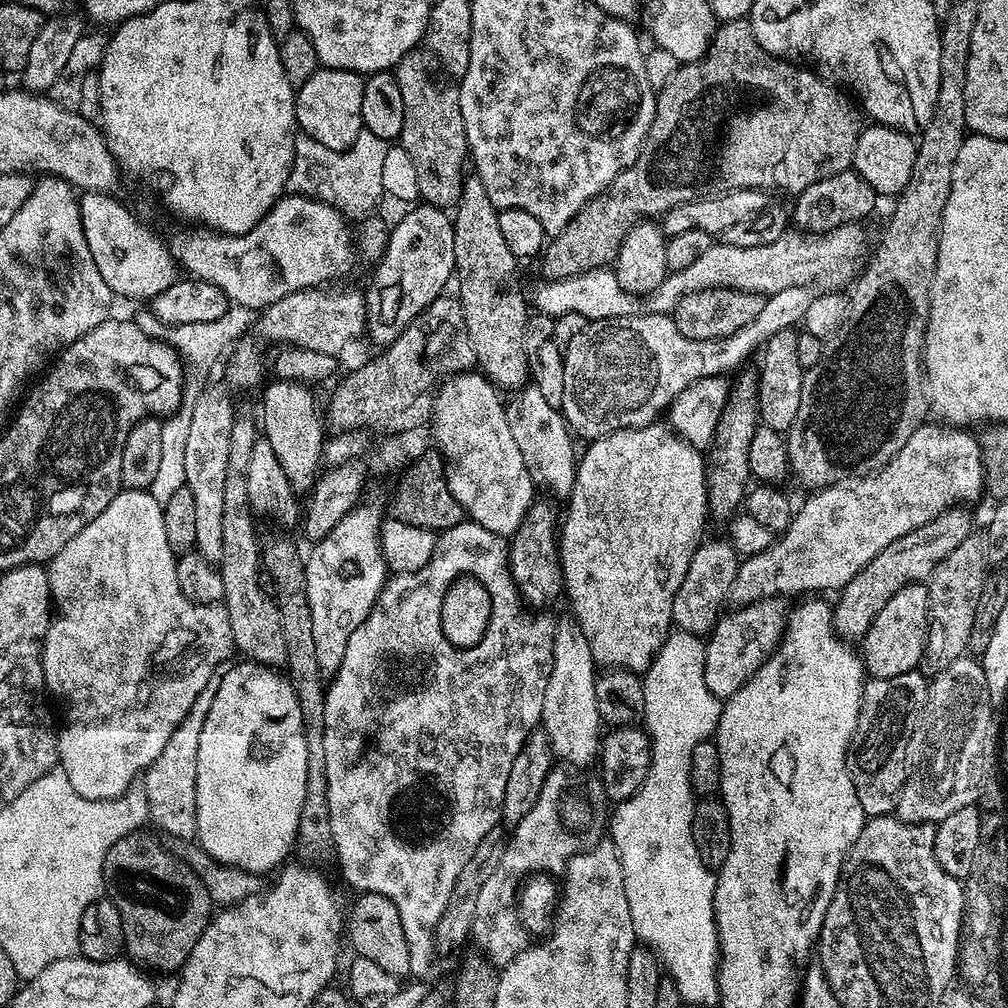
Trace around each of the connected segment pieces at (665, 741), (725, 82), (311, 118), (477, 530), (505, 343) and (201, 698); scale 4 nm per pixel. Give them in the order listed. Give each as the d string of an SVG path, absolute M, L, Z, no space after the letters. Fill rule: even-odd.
M673 627L652 665L644 669L642 724L652 739L652 761L640 789L629 800L619 801L610 812L610 843L620 858L622 886L626 890L630 922L634 922L637 941L655 952L663 971L678 986L685 1005L717 1003L716 969L720 966L720 944L716 941L714 918L716 872L698 858L691 834L696 800L690 786L690 754L694 754L694 746L698 746L698 742L709 739L715 733L722 707L721 697L710 694L706 686L704 645L701 637Z
M747 19L721 23L717 27L716 35L712 37L712 45L709 46L708 53L701 60L681 64L679 70L674 74L674 78L670 78L670 82L666 82L666 86L657 91L654 122L650 122L648 136L644 139L644 146L635 162L626 170L622 170L622 174L618 174L618 178L614 178L614 182L610 182L606 191L595 196L590 202L586 202L586 206L582 206L582 210L578 210L576 217L560 233L547 241L542 253L545 272L543 275L549 280L565 280L595 268L608 268L615 265L622 242L634 225L641 223L645 218L663 217L664 213L670 211L674 206L682 206L691 200L701 200L703 196L715 196L722 192L733 192L743 188L758 188L769 194L775 194L775 192L799 194L802 190L806 190L806 186L814 186L814 182L818 182L830 174L849 171L852 168L854 150L858 146L858 138L862 131L861 109L857 107L853 97L847 91L841 90L835 83L825 79L823 75L817 74L815 71L807 72L804 68L807 67L797 66L795 63L768 53L752 33L752 25Z
M321 66L317 72L310 74L306 82L295 89L296 94L296 122L299 131L305 136L314 138L314 142L322 142L334 151L346 152L364 130L362 122L362 90L365 77L358 72L338 70Z
M467 518L460 524L443 529L436 537L430 562L426 562L422 570L414 570L414 574L393 575L384 581L384 588L370 610L366 622L362 622L362 626L358 626L358 630L350 634L350 643L346 646L342 666L338 666L324 693L326 802L330 810L334 857L336 856L337 862L340 863L345 882L356 888L357 893L382 894L390 898L394 906L398 906L398 918L402 918L402 931L406 933L406 947L410 949L410 973L416 978L424 978L422 976L432 968L432 956L434 957L436 952L434 932L438 926L438 918L442 918L442 910L446 910L446 902L450 902L454 878L458 878L462 866L470 862L470 854L478 850L478 842L482 842L482 838L486 838L486 834L490 834L490 830L501 823L500 807L506 794L506 778L510 778L510 765L514 758L518 758L518 750L522 750L524 743L539 725L542 698L546 698L546 682L550 678L554 658L556 620L548 617L544 610L529 610L526 607L520 589L516 587L512 572L508 568L508 546L509 541L505 537L494 534ZM459 576L472 576L475 580L480 580L492 599L492 613L486 626L486 634L482 634L479 642L469 648L455 648L446 638L440 625L442 598L446 598L446 590Z
M472 174L465 179L460 201L454 206L452 225L458 284L460 280L458 299L466 314L466 326L470 330L470 342L474 342L479 371L497 389L519 390L530 380L524 349L524 327L530 308L525 297L523 300L518 293L508 289L518 261L506 247L498 226L498 210L490 202L490 194L486 194L486 186L482 186L479 176Z
M227 663L214 666L214 674L206 686L202 686L202 694L194 698L194 706L182 718L182 722L170 734L170 742L162 749L162 754L143 773L142 783L146 790L148 818L157 824L168 836L176 840L196 840L196 783L198 782L198 742L202 738L202 726L206 723L206 714L210 714L210 705L214 703L214 694L218 694L218 686L222 686L222 678L226 678L229 665Z

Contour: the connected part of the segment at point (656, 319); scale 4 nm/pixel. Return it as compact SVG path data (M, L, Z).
M811 287L807 288L787 288L775 292L773 296L764 300L762 310L758 310L758 314L754 314L754 318L750 322L746 322L746 326L742 326L742 330L734 330L734 334L723 336L722 338L706 338L705 340L695 340L694 338L686 338L686 334L682 334L682 330L678 330L675 319L671 315L662 312L648 312L638 316L619 316L618 318L610 318L609 320L593 320L585 323L582 334L578 334L572 341L570 346L563 349L564 353L564 373L566 374L566 386L562 386L562 402L559 409L564 413L564 419L568 421L569 429L577 437L580 436L584 442L600 440L603 436L609 436L611 432L617 432L623 428L645 428L648 424L653 423L657 419L656 416L665 411L672 401L678 398L678 394L682 394L682 390L686 390L686 386L690 386L694 382L698 382L702 378L710 378L711 376L722 376L732 374L741 367L740 364L752 351L763 349L764 343L774 334L778 334L778 330L786 330L787 328L795 329L801 323L806 314L806 306L810 306L814 295Z

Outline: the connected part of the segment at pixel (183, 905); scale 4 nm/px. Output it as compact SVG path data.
M148 830L131 832L106 854L104 863L106 896L118 906L124 931L123 951L133 961L145 960L160 972L172 972L184 967L194 942L202 938L214 905L206 886L190 870L190 866L172 852L167 852Z

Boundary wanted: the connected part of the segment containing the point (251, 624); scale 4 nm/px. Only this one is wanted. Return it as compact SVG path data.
M237 415L232 421L230 430L230 462L226 462L226 487L222 494L224 509L222 510L222 554L218 561L222 590L224 591L223 605L230 614L230 630L232 642L237 653L247 658L253 664L265 666L283 666L286 662L286 642L282 638L282 618L278 614L278 606L271 595L264 593L260 586L262 580L262 565L260 563L260 545L254 513L250 506L250 493L246 491L246 469L250 463L250 453L254 451L258 439L258 424L248 416Z

